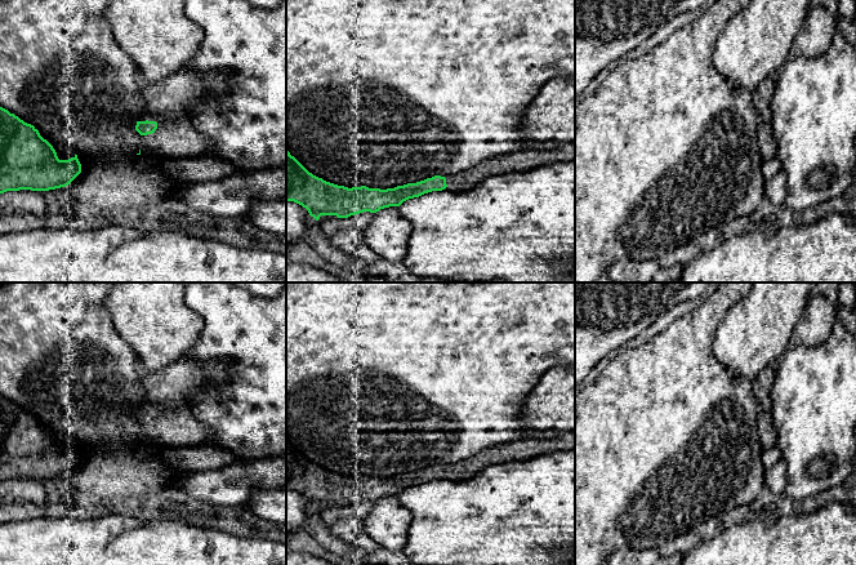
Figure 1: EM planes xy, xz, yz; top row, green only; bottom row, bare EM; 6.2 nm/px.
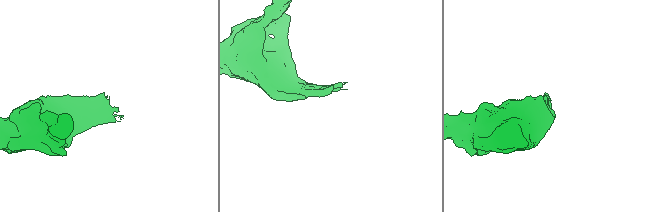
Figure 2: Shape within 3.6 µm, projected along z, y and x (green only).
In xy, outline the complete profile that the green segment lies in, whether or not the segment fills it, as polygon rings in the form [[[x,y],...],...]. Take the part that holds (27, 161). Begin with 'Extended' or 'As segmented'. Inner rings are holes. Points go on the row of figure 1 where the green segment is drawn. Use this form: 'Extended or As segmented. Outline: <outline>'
As segmented. Outline: [[[0,107],[0,193],[66,187],[80,173],[77,155],[59,160],[34,125]]]

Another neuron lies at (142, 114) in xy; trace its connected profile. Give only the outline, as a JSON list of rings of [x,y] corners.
[[[0,0],[0,107],[14,114],[24,123],[34,125],[40,135],[53,146],[59,160],[68,160],[75,156],[79,159],[81,173],[68,184],[79,203],[115,213],[128,208],[139,208],[171,200],[174,187],[179,182],[160,169],[173,159],[157,155],[144,147],[143,137],[135,130],[138,121],[156,120],[148,117],[150,112],[146,107],[141,85],[137,83],[137,75],[141,71],[134,61],[119,46],[104,17],[110,3],[111,0]]]

